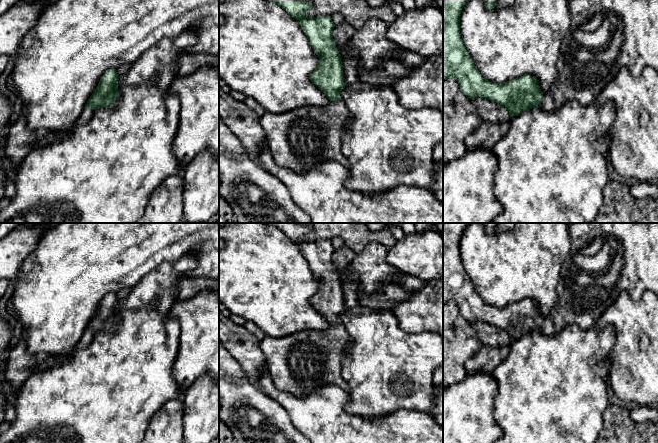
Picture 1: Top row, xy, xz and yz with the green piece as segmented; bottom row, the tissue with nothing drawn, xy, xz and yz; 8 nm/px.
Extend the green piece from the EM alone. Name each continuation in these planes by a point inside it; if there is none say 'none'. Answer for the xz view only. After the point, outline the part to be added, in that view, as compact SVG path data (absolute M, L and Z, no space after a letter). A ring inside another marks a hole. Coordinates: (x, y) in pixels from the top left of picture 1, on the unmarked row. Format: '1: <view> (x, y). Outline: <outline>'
1: xz (300, 363). Outline: M332 325L325 331L305 330L280 339L266 336L258 343L265 357L266 369L276 387L303 396L328 385L336 385L348 393L348 385L342 377L342 361L349 342L346 329Z

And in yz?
1: yz (605, 259). Outline: M571 223L570 233L572 245L560 271L556 288L558 299L549 314L542 318L543 334L554 335L572 324L589 329L624 290L636 301L645 291L658 293L658 223Z

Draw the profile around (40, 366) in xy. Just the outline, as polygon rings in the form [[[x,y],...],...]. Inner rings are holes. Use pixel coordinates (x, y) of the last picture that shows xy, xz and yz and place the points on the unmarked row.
[[[76,348],[70,350],[67,354],[63,355],[63,356],[59,356],[59,357],[51,357],[43,362],[38,361],[38,363],[36,364],[36,369],[35,369],[35,373],[36,372],[41,372],[44,371],[46,369],[49,369],[51,367],[53,367],[54,365],[57,364],[57,362],[60,359],[66,359],[68,358],[74,351]]]

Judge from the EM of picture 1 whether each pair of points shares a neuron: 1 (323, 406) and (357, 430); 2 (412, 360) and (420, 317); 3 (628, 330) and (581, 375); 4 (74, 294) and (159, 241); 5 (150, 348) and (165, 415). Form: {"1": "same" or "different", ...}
{"1": "same", "2": "different", "3": "different", "4": "same", "5": "different"}

